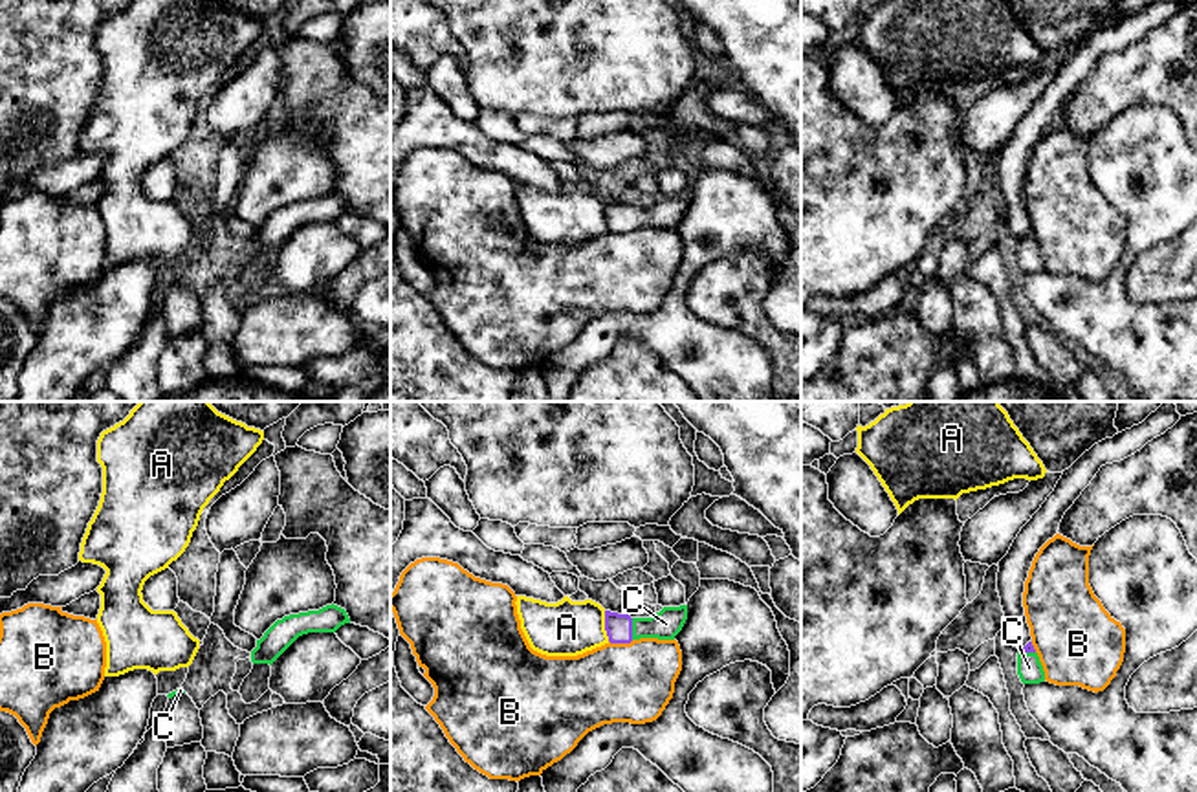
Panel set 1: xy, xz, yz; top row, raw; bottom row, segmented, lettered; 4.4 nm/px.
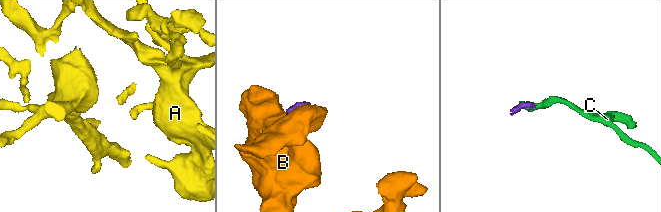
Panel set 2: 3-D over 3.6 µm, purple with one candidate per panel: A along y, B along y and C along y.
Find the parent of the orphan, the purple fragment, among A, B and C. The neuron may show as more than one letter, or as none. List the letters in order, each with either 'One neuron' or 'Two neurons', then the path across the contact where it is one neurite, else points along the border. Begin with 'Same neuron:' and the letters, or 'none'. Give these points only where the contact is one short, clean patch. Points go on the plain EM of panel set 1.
Same neuron: C
A: Two neurons. Boundary: xz (603, 200), (603, 219), (609, 230)
B: Two neurons
C: One neuron. Path across: xz (618, 217), (631, 219), (666, 213)

